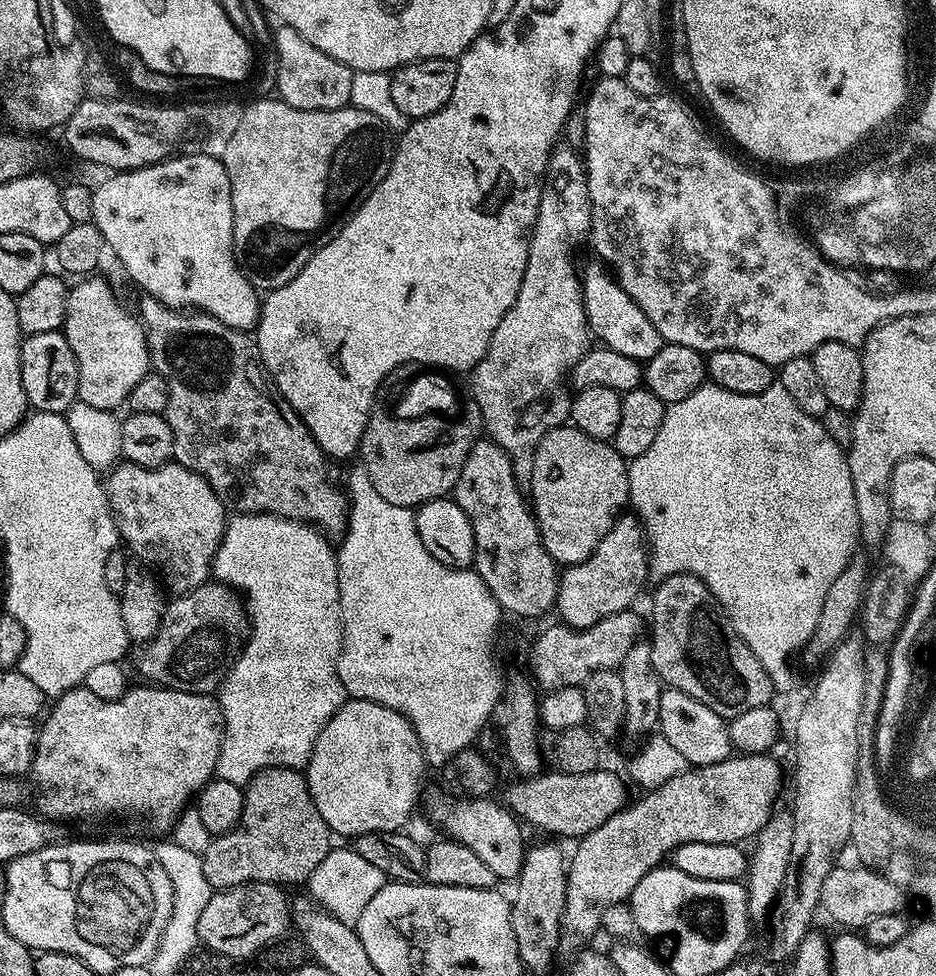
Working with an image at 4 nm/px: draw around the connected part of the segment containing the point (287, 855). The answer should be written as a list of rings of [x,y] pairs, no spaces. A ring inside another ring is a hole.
[[[267,768],[253,776],[244,788],[244,809],[236,827],[209,839],[208,849],[202,852],[202,870],[206,870],[206,882],[213,890],[243,884],[303,885],[334,848],[332,840],[334,834],[318,814],[318,806],[314,806],[305,773],[295,768]]]

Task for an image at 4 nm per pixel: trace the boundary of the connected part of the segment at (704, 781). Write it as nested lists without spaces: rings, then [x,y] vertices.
[[[733,754],[722,762],[702,764],[689,767],[687,772],[680,773],[678,778],[670,778],[662,786],[645,791],[641,800],[633,799],[620,809],[618,814],[606,818],[598,830],[590,830],[579,841],[576,853],[571,853],[567,861],[568,881],[566,882],[566,902],[564,912],[560,915],[561,957],[575,957],[582,946],[595,932],[601,931],[600,916],[606,906],[623,904],[629,899],[638,886],[638,882],[650,870],[661,867],[671,857],[678,846],[686,842],[722,842],[723,844],[740,844],[751,841],[766,826],[766,822],[777,811],[776,799],[780,796],[781,761],[771,755],[745,756]]]

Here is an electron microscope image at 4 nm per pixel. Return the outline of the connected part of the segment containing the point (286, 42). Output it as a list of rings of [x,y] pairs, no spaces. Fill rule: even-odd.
[[[283,26],[277,29],[277,32],[276,29],[274,32],[274,40],[276,36],[276,88],[280,91],[277,92],[279,99],[298,110],[310,110],[311,112],[349,107],[352,69],[338,62],[338,58],[330,58],[330,54],[322,54],[322,50],[318,50],[318,46],[313,46],[311,42],[306,42],[306,38],[298,34],[298,30]]]

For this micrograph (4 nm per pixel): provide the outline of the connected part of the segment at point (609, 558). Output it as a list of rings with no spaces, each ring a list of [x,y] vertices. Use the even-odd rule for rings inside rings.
[[[635,514],[621,515],[610,526],[610,534],[598,542],[594,554],[586,562],[565,567],[559,577],[554,612],[569,628],[589,628],[594,622],[602,622],[602,618],[610,618],[610,614],[629,611],[644,583],[650,580],[648,549],[640,519]]]

